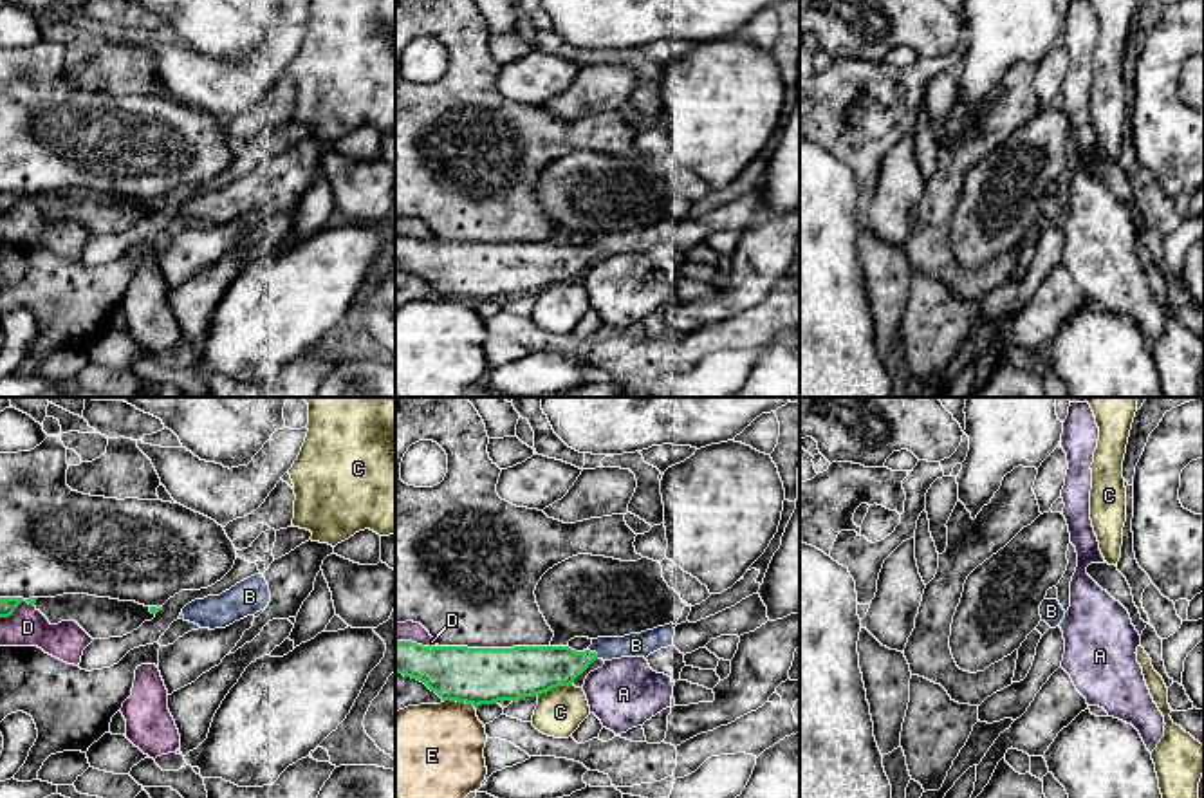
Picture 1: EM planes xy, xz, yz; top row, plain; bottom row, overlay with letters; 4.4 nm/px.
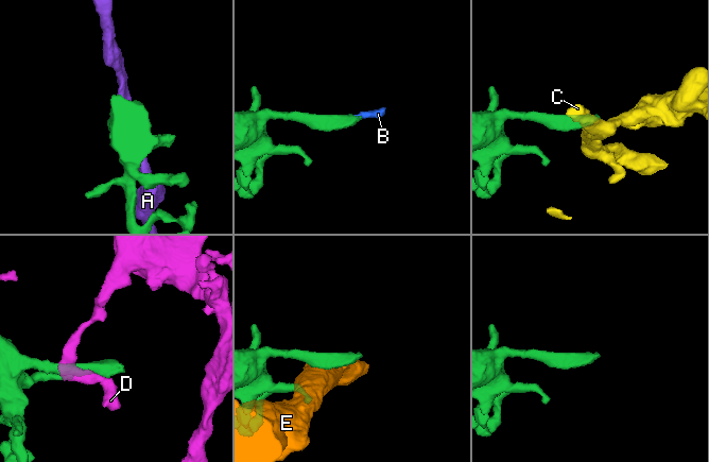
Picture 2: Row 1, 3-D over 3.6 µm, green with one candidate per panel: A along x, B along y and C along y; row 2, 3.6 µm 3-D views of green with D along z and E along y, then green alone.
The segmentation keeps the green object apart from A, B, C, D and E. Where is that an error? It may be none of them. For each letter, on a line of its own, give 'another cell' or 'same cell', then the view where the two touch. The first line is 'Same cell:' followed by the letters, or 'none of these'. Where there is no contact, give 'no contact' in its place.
Same cell: B
A: another cell; contact in yz
B: same cell; contact in xz
C: another cell; contact in xz
D: another cell; contact in xz
E: another cell; contact in xz

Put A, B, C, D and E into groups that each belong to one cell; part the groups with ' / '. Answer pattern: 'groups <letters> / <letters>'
groups A / B / C / D / E

